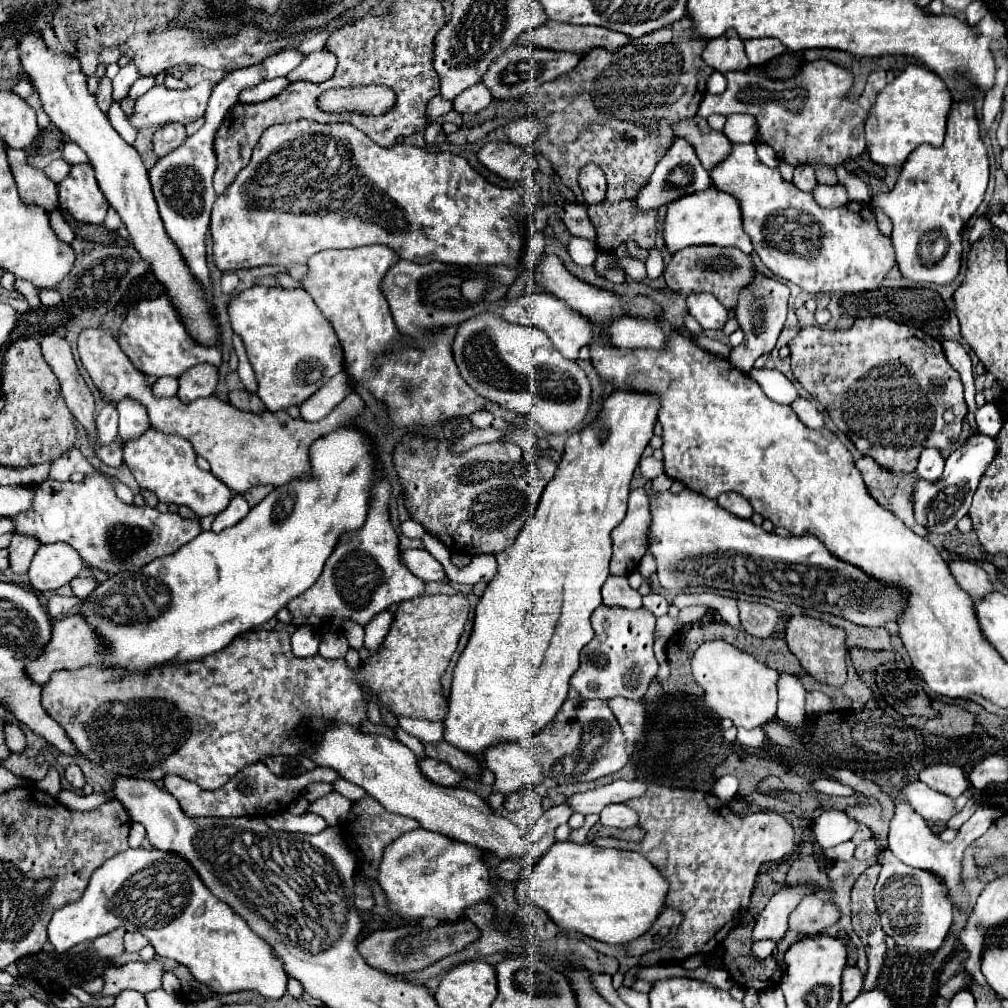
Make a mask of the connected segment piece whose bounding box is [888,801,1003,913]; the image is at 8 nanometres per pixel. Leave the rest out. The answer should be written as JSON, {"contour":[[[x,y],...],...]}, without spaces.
{"contour":[[[898,801],[896,803],[896,813],[892,817],[892,823],[890,823],[890,833],[888,833],[888,849],[906,865],[910,867],[916,867],[916,869],[924,869],[924,871],[930,871],[934,873],[936,877],[940,877],[940,881],[944,883],[944,887],[948,889],[946,891],[946,897],[950,899],[950,903],[954,907],[958,907],[960,911],[972,911],[970,909],[970,893],[966,891],[966,887],[962,885],[962,853],[964,849],[968,847],[976,838],[982,836],[989,827],[1002,816],[1003,812],[994,806],[980,806],[971,818],[960,827],[960,833],[957,833],[956,838],[946,843],[942,841],[930,827],[928,823],[916,815],[908,803],[904,801]]]}

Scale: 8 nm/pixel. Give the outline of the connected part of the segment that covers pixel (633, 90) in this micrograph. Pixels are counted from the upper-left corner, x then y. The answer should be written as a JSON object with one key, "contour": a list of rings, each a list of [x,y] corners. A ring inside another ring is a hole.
{"contour":[[[688,13],[682,21],[658,31],[664,31],[664,39],[660,41],[654,31],[624,45],[616,53],[594,49],[582,57],[570,73],[536,87],[518,101],[498,101],[496,107],[498,117],[528,113],[546,123],[548,131],[536,139],[534,147],[552,163],[562,183],[570,187],[576,197],[582,195],[578,171],[588,163],[602,167],[608,181],[606,199],[586,207],[596,227],[596,247],[602,253],[614,253],[626,241],[636,241],[646,249],[654,247],[658,213],[642,213],[634,197],[638,189],[648,183],[656,163],[672,145],[672,125],[698,113],[698,105],[706,95],[706,81],[714,73],[714,69],[702,61],[704,37],[694,35],[694,23]],[[600,107],[616,107],[616,115],[610,117],[600,111]]]}

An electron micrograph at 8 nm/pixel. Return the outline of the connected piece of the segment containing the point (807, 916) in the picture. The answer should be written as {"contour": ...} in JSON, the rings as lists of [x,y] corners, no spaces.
{"contour":[[[810,895],[804,897],[800,905],[792,911],[788,925],[790,929],[800,931],[802,935],[814,935],[834,925],[838,919],[840,919],[840,909],[836,903]]]}

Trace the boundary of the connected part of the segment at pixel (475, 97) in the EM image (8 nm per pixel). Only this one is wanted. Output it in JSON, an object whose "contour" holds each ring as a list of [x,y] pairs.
{"contour":[[[478,83],[478,85],[464,89],[452,101],[452,105],[454,105],[456,113],[480,113],[482,109],[486,109],[490,105],[490,101],[492,101],[490,91],[482,83]]]}

